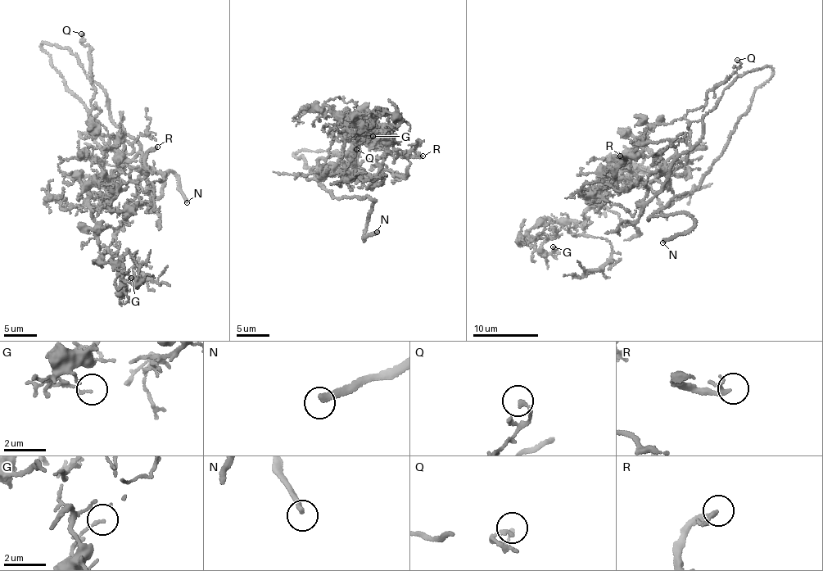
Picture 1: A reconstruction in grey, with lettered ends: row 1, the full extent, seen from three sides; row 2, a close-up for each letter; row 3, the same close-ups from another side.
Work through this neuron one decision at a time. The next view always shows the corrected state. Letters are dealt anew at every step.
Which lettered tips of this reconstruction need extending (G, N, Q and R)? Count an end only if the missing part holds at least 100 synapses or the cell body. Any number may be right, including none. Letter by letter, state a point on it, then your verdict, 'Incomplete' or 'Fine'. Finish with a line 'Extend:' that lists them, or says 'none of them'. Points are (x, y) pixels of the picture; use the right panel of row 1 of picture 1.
G: Place: (553, 246). Fine
N: Place: (662, 242). Incomplete
Q: Place: (737, 60). Fine
R: Place: (620, 156). Fine
Extend: N

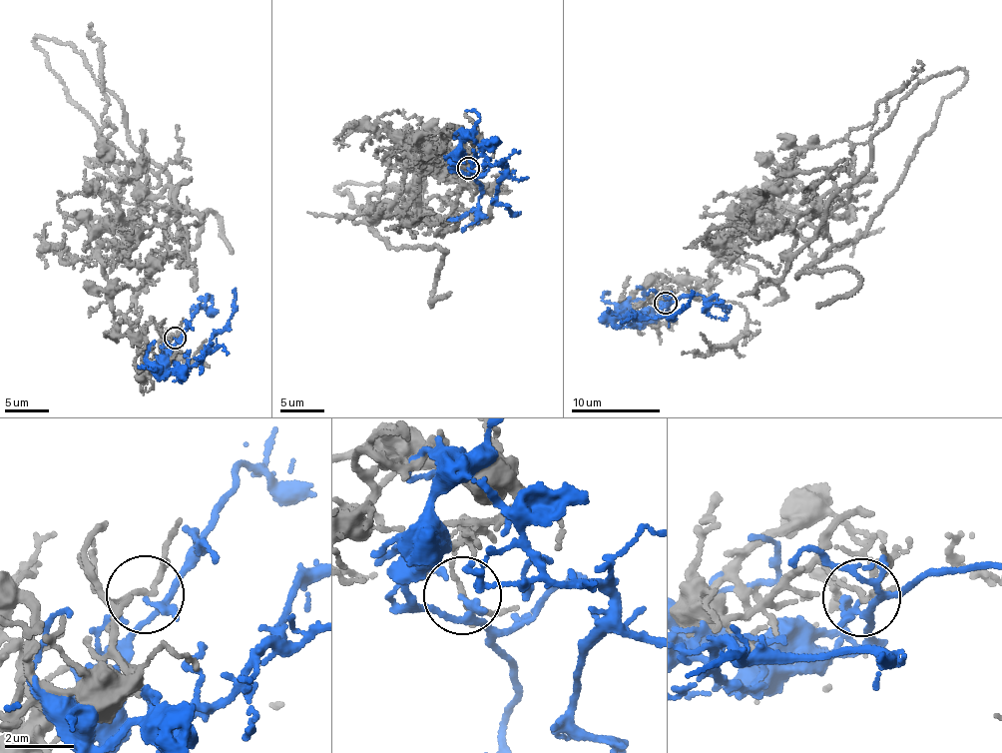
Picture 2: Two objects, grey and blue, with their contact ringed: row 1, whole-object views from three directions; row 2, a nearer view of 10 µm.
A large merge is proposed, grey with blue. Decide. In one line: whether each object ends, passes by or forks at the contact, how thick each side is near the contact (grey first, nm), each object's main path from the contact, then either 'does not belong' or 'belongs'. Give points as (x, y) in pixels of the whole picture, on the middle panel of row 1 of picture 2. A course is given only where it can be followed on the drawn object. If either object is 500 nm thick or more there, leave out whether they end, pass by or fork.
grey forks there; blue passes by; 110 nm thick on the grey side, 150 nm on the other; grey runs (467, 168), (461, 130), (405, 152), (394, 205), (444, 233), (336, 186), (442, 249), (448, 294); blue runs (467, 168), (465, 175), (454, 167), (456, 149), (470, 139), (489, 163), (505, 168), (497, 201), (520, 214); does not belong

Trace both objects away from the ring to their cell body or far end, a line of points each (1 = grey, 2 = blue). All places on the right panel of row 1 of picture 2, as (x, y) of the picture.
1: (666, 303), (625, 303), (767, 204), (829, 216), (798, 249), (957, 67), (816, 308)
2: (666, 303), (668, 311), (660, 318), (619, 317), (629, 323), (632, 314), (671, 318), (693, 291)

